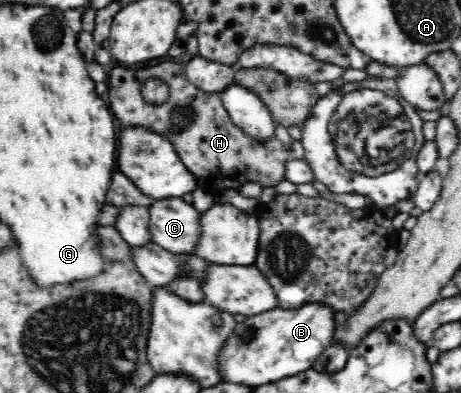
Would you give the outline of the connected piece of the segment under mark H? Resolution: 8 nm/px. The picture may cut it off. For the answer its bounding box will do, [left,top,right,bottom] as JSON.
[106,59,290,192]

